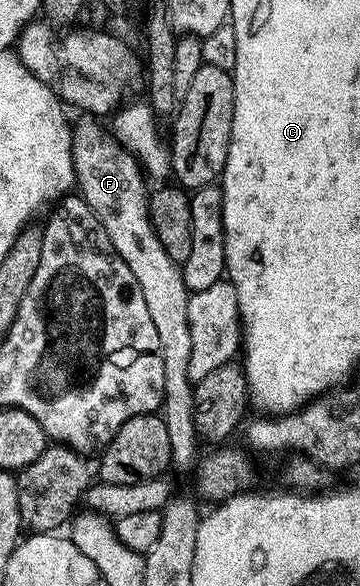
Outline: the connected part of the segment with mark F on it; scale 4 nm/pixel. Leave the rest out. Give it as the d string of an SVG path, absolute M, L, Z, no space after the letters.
M87 117L84 120L84 123L74 124L71 137L77 191L109 233L113 249L127 262L129 269L133 269L133 277L137 277L137 285L141 285L145 305L149 305L153 325L157 325L159 351L165 361L161 414L169 429L174 470L187 471L191 466L196 466L201 446L199 430L195 427L195 388L190 377L193 337L189 323L189 292L180 264L172 261L169 253L165 253L151 224L149 188L144 168L126 147L119 146L114 134L107 132L106 135L95 124L98 122L94 118Z

